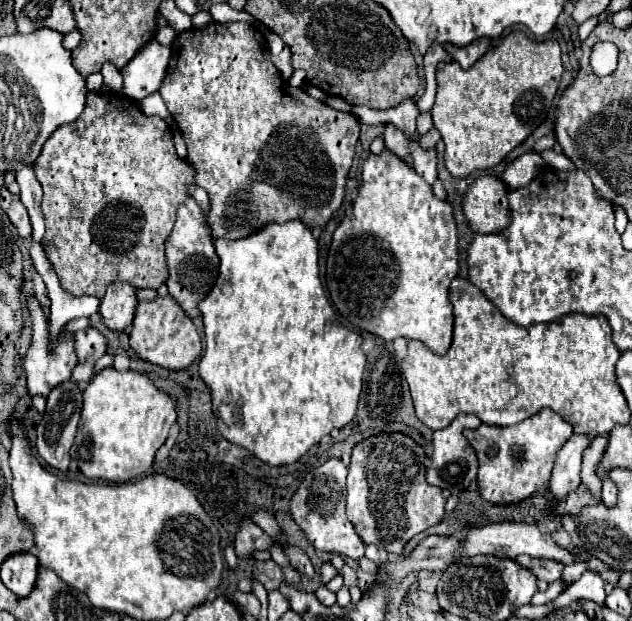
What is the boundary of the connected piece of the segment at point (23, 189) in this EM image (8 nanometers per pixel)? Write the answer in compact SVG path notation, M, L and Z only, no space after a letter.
M32 166L22 168L16 174L16 182L20 184L20 198L22 204L26 206L28 214L30 214L31 225L34 228L32 238L36 242L40 242L44 236L44 216L42 216L42 208L40 208L40 200L42 200L42 186L34 174Z

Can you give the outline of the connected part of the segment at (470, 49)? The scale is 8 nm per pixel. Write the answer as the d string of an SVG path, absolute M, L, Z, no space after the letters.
M480 38L468 46L454 46L454 44L444 44L444 48L452 54L452 58L462 66L470 68L490 46L490 38Z

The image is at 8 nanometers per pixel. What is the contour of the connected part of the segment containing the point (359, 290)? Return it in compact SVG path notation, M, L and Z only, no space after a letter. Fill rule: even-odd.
M388 148L382 154L370 154L352 216L340 222L328 252L326 284L338 312L356 328L388 342L404 336L422 340L432 352L444 354L452 344L454 324L448 286L458 270L460 252L452 204L438 200L432 186ZM376 240L388 254L376 254Z

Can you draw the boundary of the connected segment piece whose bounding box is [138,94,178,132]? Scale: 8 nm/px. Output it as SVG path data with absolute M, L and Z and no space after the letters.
M152 94L152 96L144 98L144 100L140 100L138 104L140 104L142 112L146 112L146 114L162 114L162 118L169 123L169 128L172 132L174 132L174 128L178 128L177 124L173 125L175 121L170 116L170 112L168 112L168 108L166 108L166 104L164 104L164 100L162 100L160 94Z

